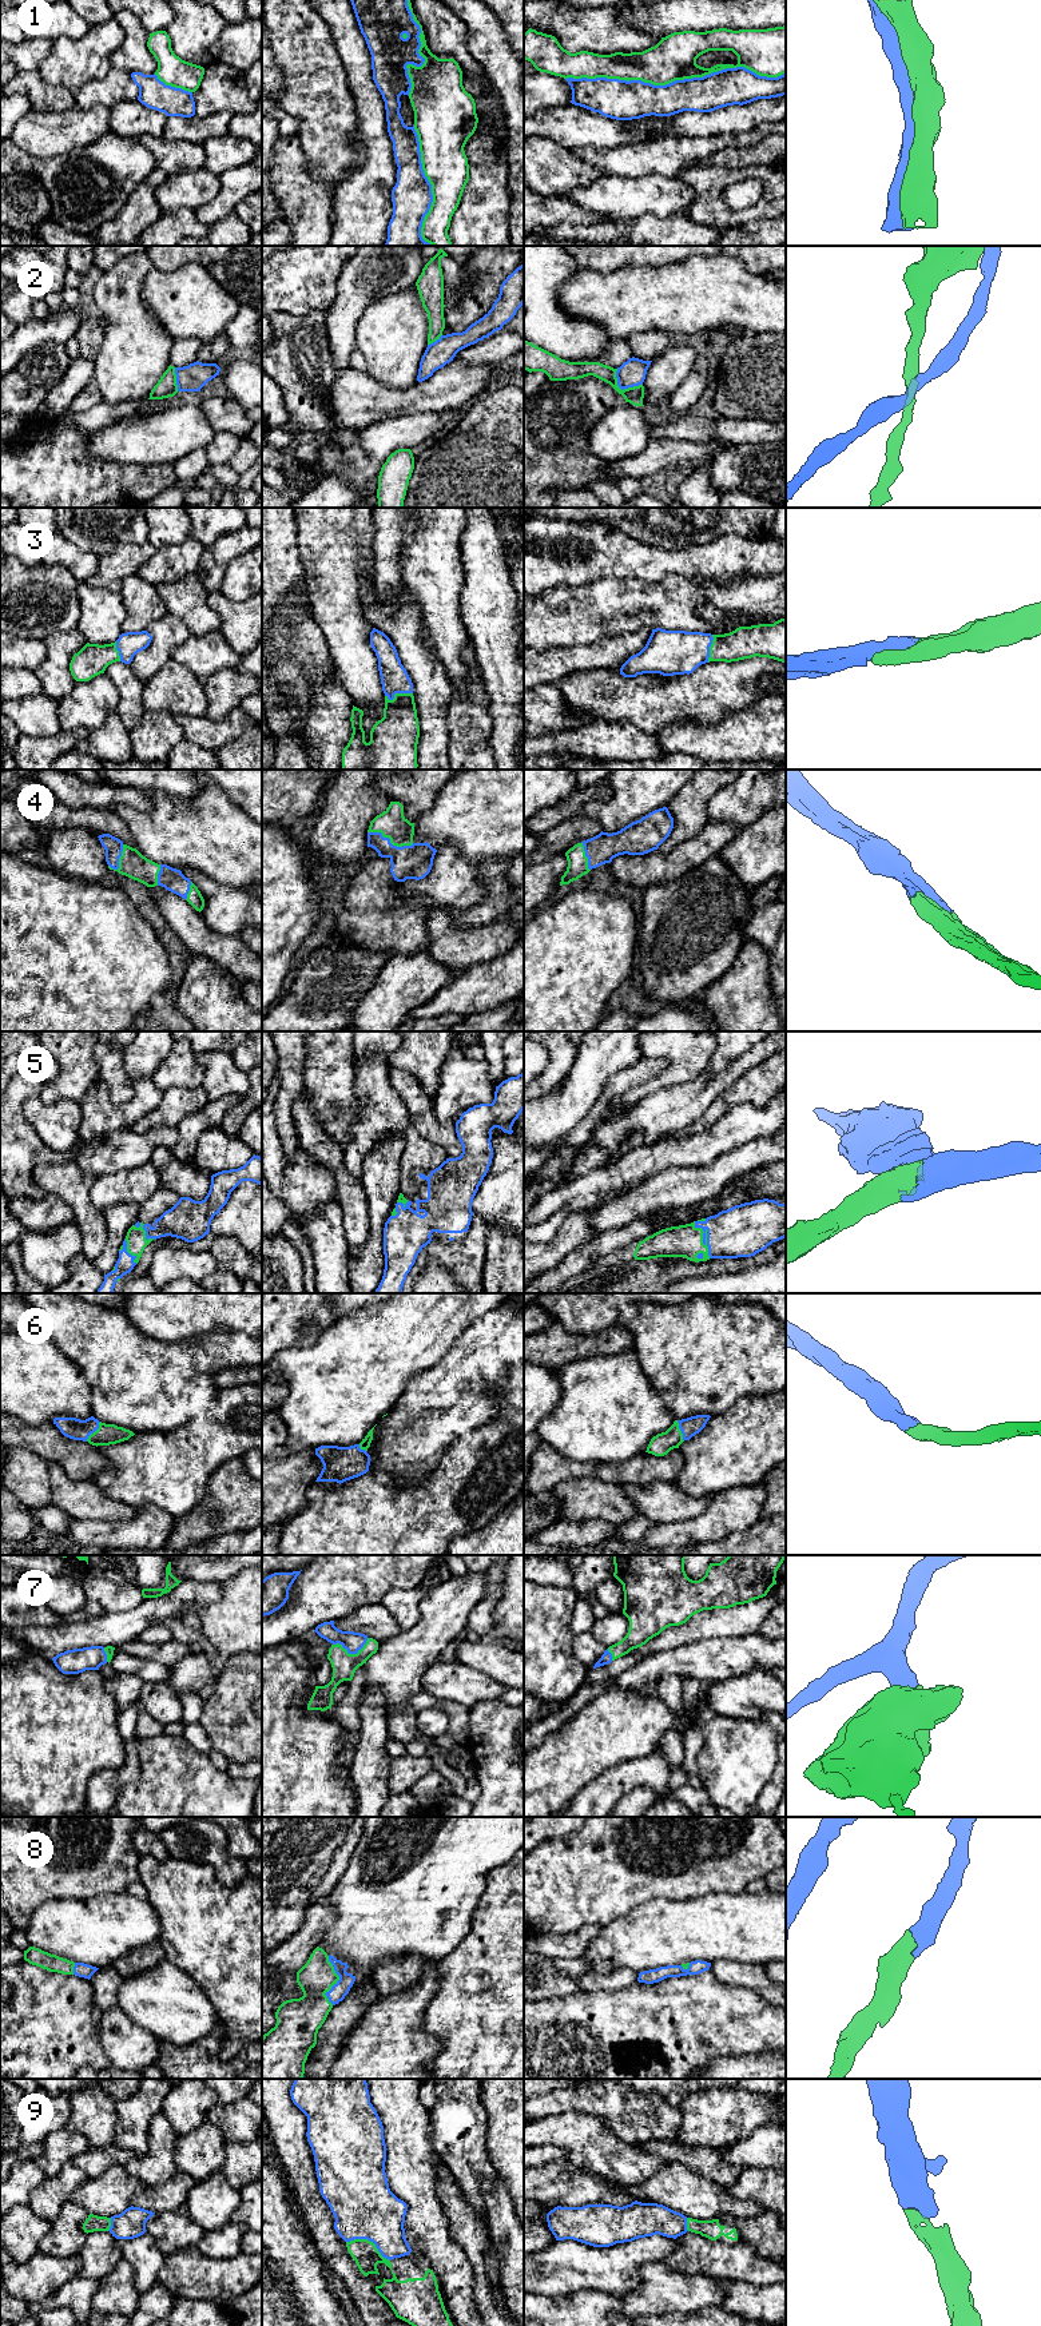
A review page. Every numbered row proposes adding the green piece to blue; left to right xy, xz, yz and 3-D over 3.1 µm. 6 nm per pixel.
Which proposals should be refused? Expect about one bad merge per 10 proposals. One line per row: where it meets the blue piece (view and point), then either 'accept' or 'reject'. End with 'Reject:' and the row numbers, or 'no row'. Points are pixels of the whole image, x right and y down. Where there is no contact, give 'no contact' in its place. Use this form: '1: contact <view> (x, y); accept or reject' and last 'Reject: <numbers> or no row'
1: contact yz (675, 80); reject
2: contact yz (622, 389); reject
3: contact xz (397, 692); accept
4: contact xz (389, 842); accept
5: contact yz (703, 1239); accept
6: contact xy (94, 1431); accept
7: contact xz (352, 1653); accept
8: contact xz (338, 1980); accept
9: contact xz (369, 2239); accept
Reject: 1, 2

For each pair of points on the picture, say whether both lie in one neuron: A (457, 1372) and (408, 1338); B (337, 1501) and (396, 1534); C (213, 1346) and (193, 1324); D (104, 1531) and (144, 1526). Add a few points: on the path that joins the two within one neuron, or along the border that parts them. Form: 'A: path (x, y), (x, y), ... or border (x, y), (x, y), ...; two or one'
A: border (460, 1335), (436, 1363), (413, 1376); two
B: path (352, 1515), (370, 1534), (381, 1534); one
C: border (234, 1331), (213, 1330), (173, 1343); two
D: path (114, 1534), (135, 1533); one

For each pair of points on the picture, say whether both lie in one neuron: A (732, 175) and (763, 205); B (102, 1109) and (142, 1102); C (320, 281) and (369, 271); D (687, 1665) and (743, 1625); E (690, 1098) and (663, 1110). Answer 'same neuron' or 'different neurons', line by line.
A: same neuron
B: same neuron
C: different neurons
D: different neurons
E: same neuron

